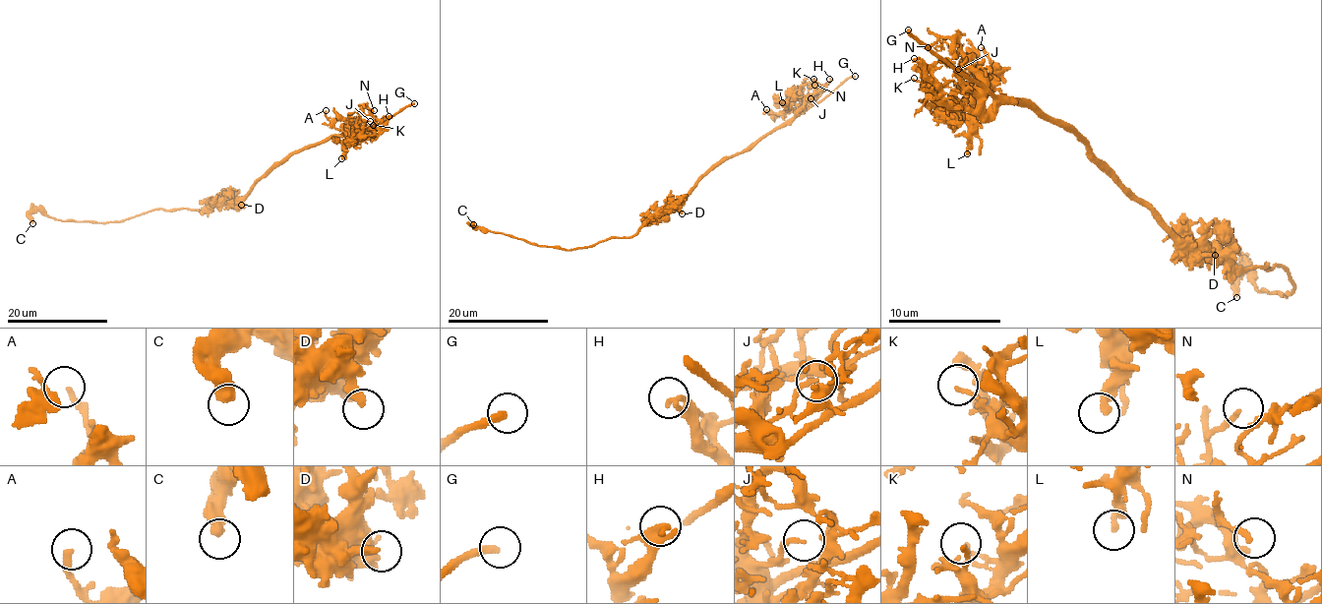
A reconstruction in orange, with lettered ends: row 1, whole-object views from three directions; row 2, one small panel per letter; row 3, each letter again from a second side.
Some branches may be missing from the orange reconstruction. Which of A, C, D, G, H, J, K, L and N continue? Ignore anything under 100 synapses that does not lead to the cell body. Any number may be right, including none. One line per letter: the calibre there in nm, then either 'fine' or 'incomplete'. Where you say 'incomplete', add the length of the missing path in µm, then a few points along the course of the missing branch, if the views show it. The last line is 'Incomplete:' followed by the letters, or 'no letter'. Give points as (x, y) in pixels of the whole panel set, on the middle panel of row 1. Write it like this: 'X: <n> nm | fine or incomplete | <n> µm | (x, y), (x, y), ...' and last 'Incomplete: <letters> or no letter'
A: 240 nm | fine
C: 440 nm | fine
D: 280 nm | fine
G: 280 nm | incomplete | 40 µm
H: 240 nm | fine
J: 190 nm | fine
K: 120 nm | fine
L: 320 nm | fine
N: 200 nm | fine
Incomplete: G

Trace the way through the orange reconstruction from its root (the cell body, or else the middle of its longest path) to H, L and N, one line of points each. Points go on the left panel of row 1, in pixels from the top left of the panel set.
H: (237, 202), (269, 170), (291, 154), (332, 137), (356, 136), (360, 132), (373, 131), (389, 116)
L: (237, 202), (281, 161), (332, 137), (341, 137), (344, 134), (342, 131), (344, 150), (341, 158)
N: (237, 202), (285, 158), (341, 137), (355, 112), (365, 107), (374, 110)

